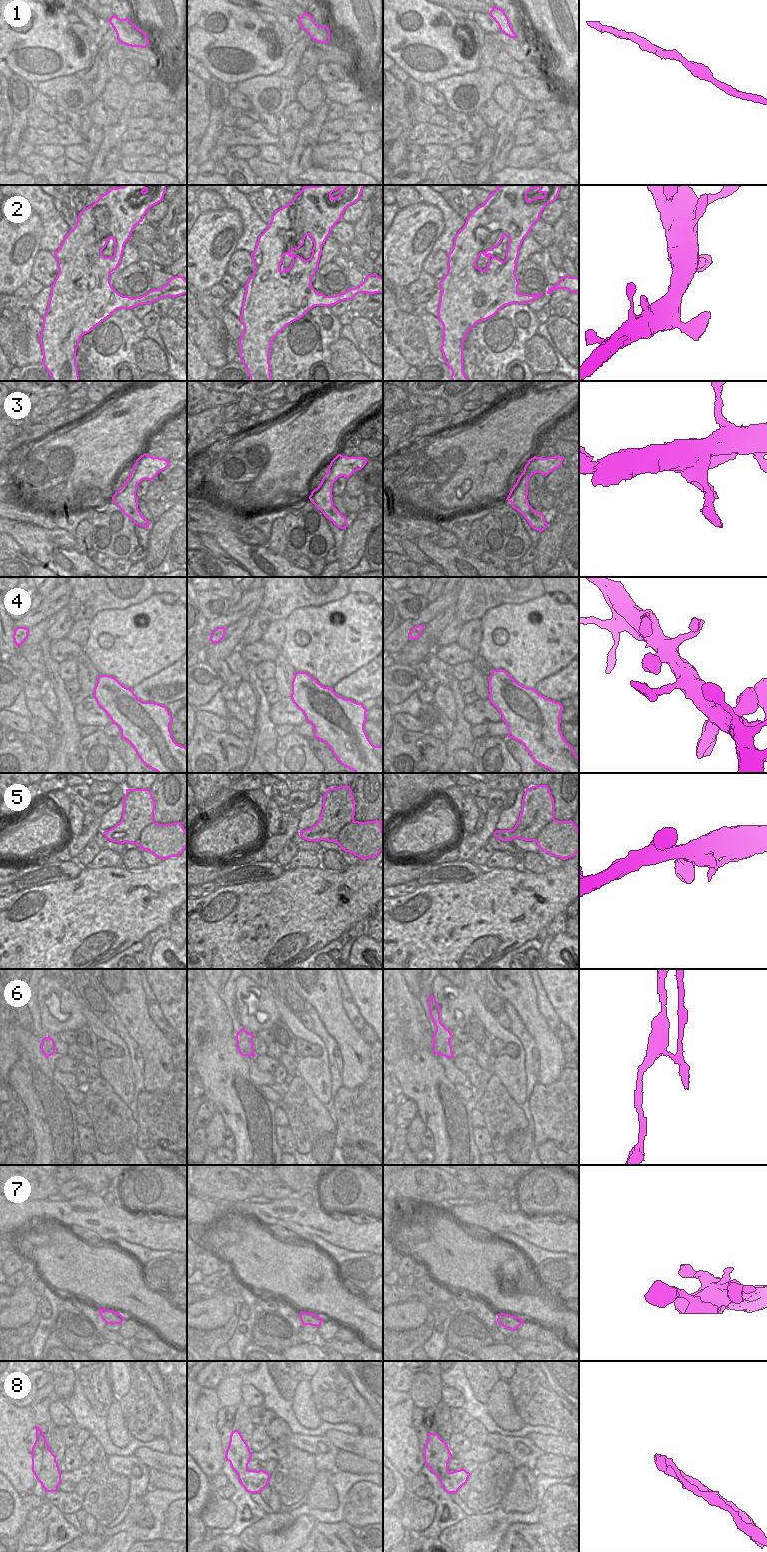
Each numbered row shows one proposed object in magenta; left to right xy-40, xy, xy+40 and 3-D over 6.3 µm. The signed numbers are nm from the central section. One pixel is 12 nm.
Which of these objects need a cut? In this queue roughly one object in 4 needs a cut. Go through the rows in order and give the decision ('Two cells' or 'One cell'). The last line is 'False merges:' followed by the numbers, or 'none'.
1: One cell
2: One cell
3: One cell
4: One cell
5: One cell
6: Two cells
7: One cell
8: Two cells
False merges: 6, 8.

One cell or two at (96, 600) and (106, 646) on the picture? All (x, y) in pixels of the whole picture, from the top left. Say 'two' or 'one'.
two

